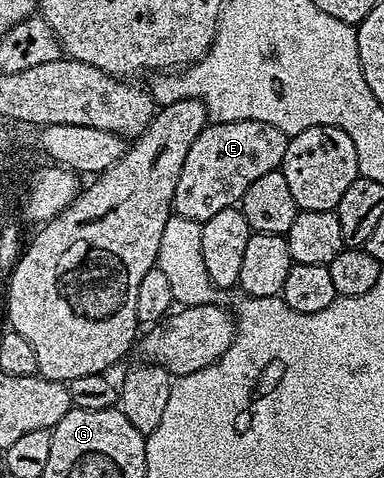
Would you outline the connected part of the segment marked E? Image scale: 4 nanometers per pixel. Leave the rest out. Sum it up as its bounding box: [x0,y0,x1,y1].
[172,120,290,223]

